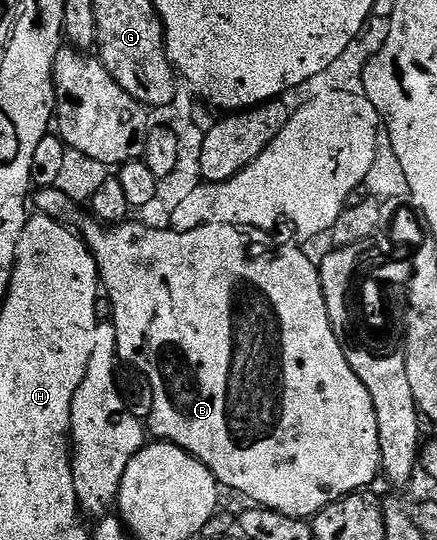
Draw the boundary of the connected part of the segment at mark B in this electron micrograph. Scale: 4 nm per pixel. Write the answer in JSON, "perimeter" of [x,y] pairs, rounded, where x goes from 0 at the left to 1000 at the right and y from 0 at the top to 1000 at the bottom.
{"perimeter":[[[199,404],[183,419],[183,433],[197,446],[197,457],[215,472],[240,552],[252,556],[265,657],[272,667],[291,665],[348,724],[352,741],[339,774],[339,798],[341,804],[343,798],[352,804],[346,807],[355,815],[403,824],[455,850],[515,907],[519,902],[526,909],[547,909],[558,922],[574,924],[574,933],[650,950],[670,961],[707,963],[773,924],[844,904],[847,893],[867,885],[874,848],[860,757],[851,750],[851,735],[842,735],[842,720],[833,720],[824,698],[815,698],[815,691],[805,691],[805,676],[796,676],[796,661],[751,587],[751,565],[741,557],[728,496],[707,470],[673,472],[673,465],[664,465],[654,480],[590,494],[590,487],[563,487],[554,443],[545,443],[545,435],[535,435],[522,417],[487,413],[437,428],[403,428],[343,422],[323,409],[286,409],[245,419],[213,404]]]}

